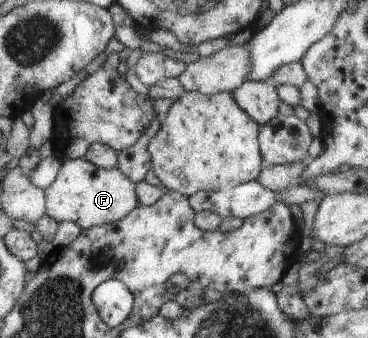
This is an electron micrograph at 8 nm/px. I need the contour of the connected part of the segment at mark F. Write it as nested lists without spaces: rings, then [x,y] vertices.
[[[83,158],[64,160],[56,178],[43,190],[45,215],[82,228],[119,221],[137,205],[136,185],[117,168],[98,168]]]

